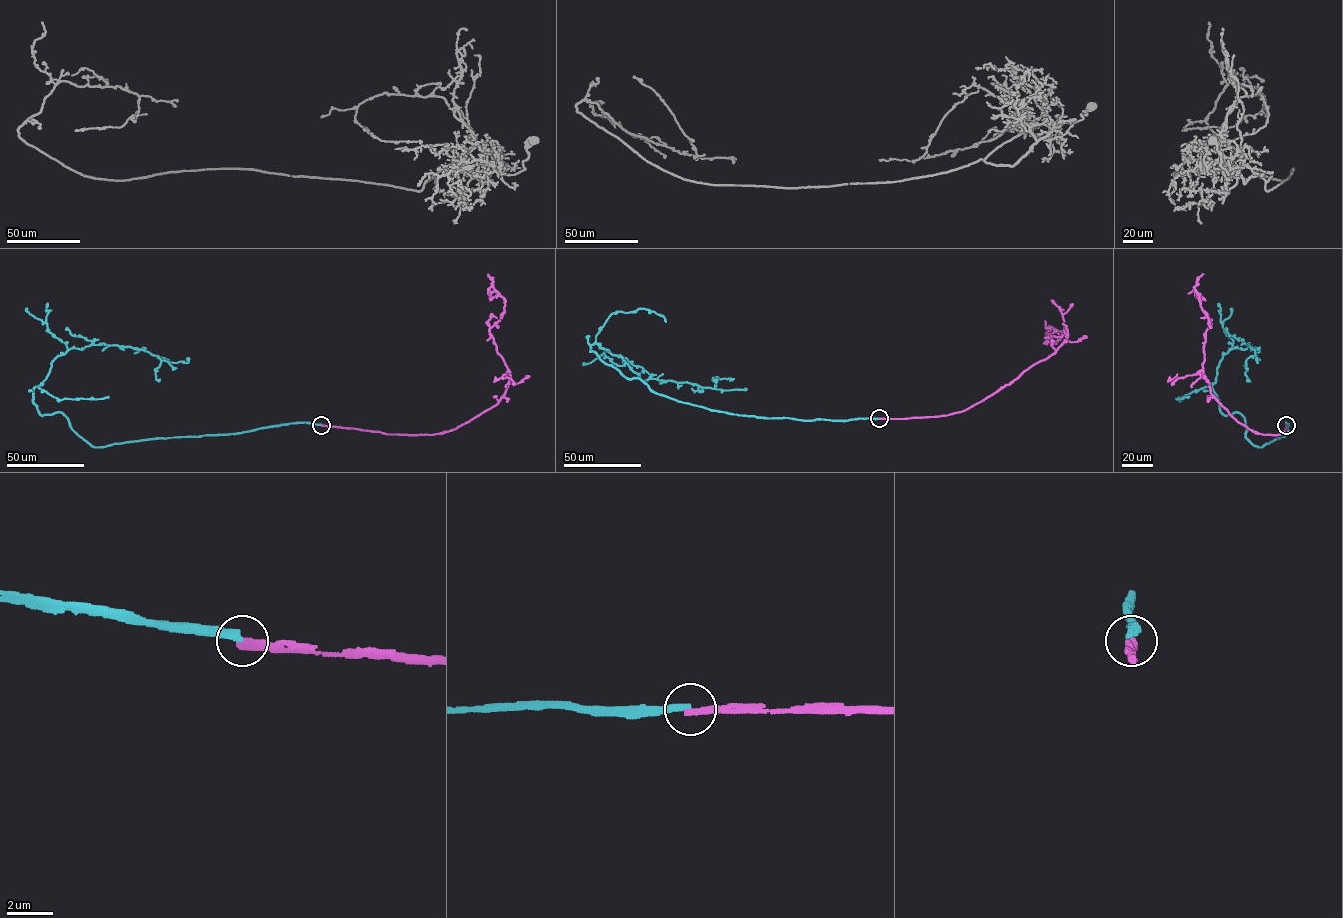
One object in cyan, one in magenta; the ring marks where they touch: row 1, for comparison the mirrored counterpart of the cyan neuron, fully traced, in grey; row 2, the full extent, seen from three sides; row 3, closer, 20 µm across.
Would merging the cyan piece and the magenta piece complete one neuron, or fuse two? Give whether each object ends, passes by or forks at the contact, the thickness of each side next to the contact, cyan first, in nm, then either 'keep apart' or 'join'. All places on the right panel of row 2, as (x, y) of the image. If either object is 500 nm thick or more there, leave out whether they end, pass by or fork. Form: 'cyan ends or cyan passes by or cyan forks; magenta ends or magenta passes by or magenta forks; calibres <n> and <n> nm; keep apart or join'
cyan ends; magenta ends; calibres 320 and 360 nm; keep apart

